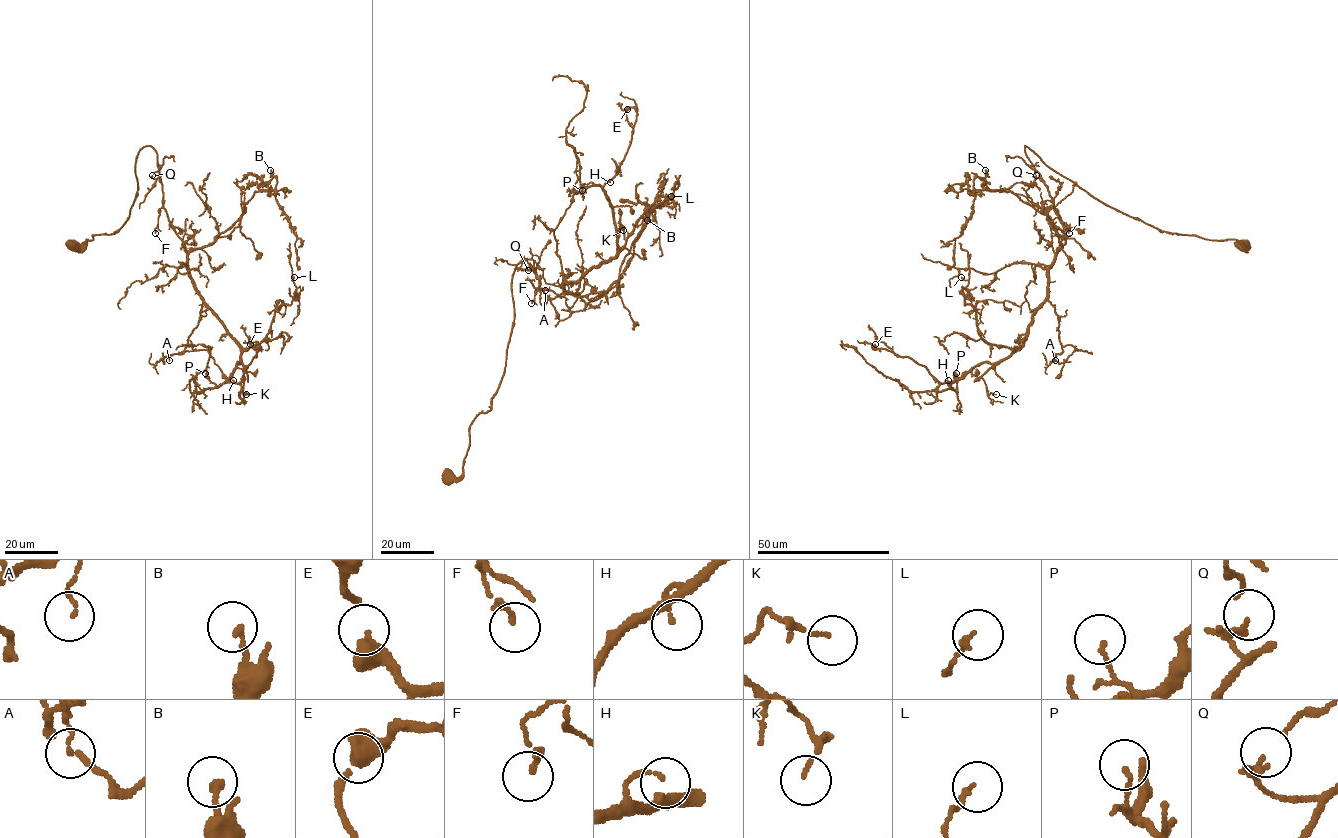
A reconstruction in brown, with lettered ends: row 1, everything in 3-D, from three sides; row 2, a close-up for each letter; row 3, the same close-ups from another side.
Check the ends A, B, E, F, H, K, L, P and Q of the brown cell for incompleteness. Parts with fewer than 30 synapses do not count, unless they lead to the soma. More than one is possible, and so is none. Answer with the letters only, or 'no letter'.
no letter

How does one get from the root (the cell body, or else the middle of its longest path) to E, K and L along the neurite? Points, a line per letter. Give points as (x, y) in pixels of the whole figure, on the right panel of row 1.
E: (1243, 246), (1161, 232), (1093, 198), (1024, 146), (1064, 230), (1027, 338), (1008, 356), (942, 383), (875, 344)
K: (1243, 246), (1161, 232), (1093, 198), (1024, 146), (1064, 236), (1027, 338), (982, 376), (986, 392), (996, 394)
L: (1243, 246), (1161, 232), (1093, 198), (1024, 146), (1064, 236), (1049, 294), (1020, 346), (980, 336), (961, 277)

